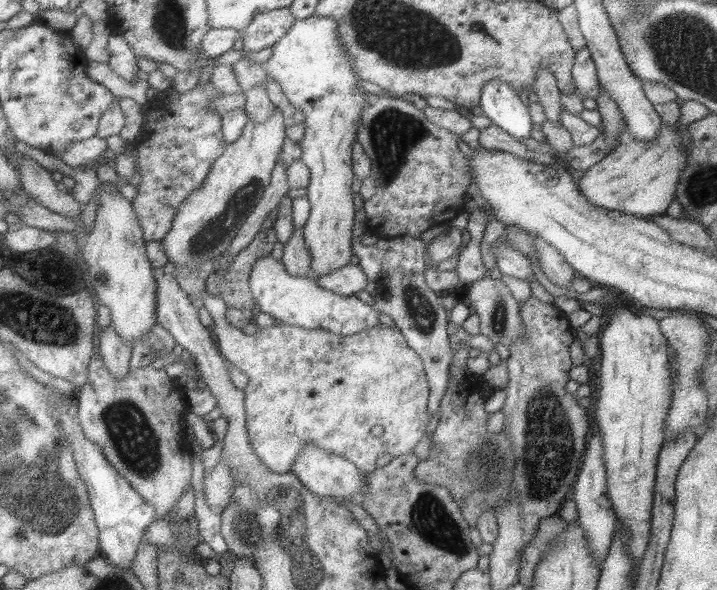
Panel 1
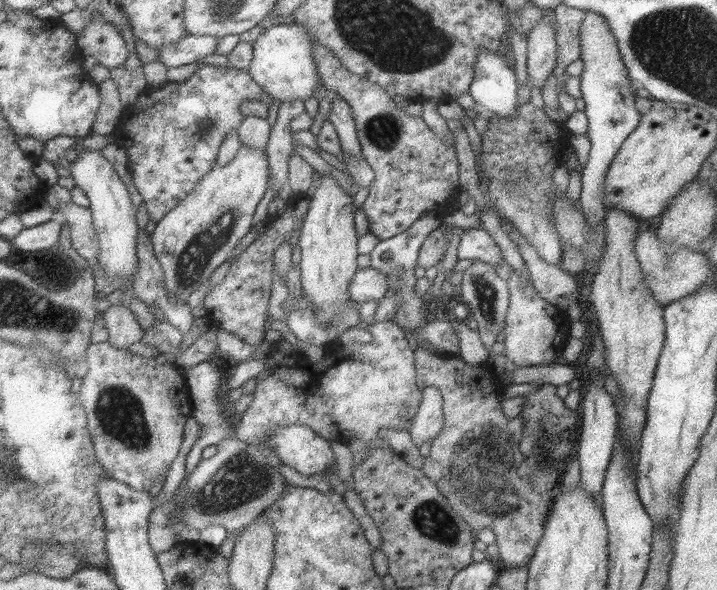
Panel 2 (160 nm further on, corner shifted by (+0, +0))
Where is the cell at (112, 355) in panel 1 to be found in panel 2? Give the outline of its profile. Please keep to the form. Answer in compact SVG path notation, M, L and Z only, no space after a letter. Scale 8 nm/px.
M121 302L111 304L101 314L101 318L103 326L107 328L106 342L109 342L117 350L127 350L130 344L138 342L143 335L131 310L127 306L123 306Z

